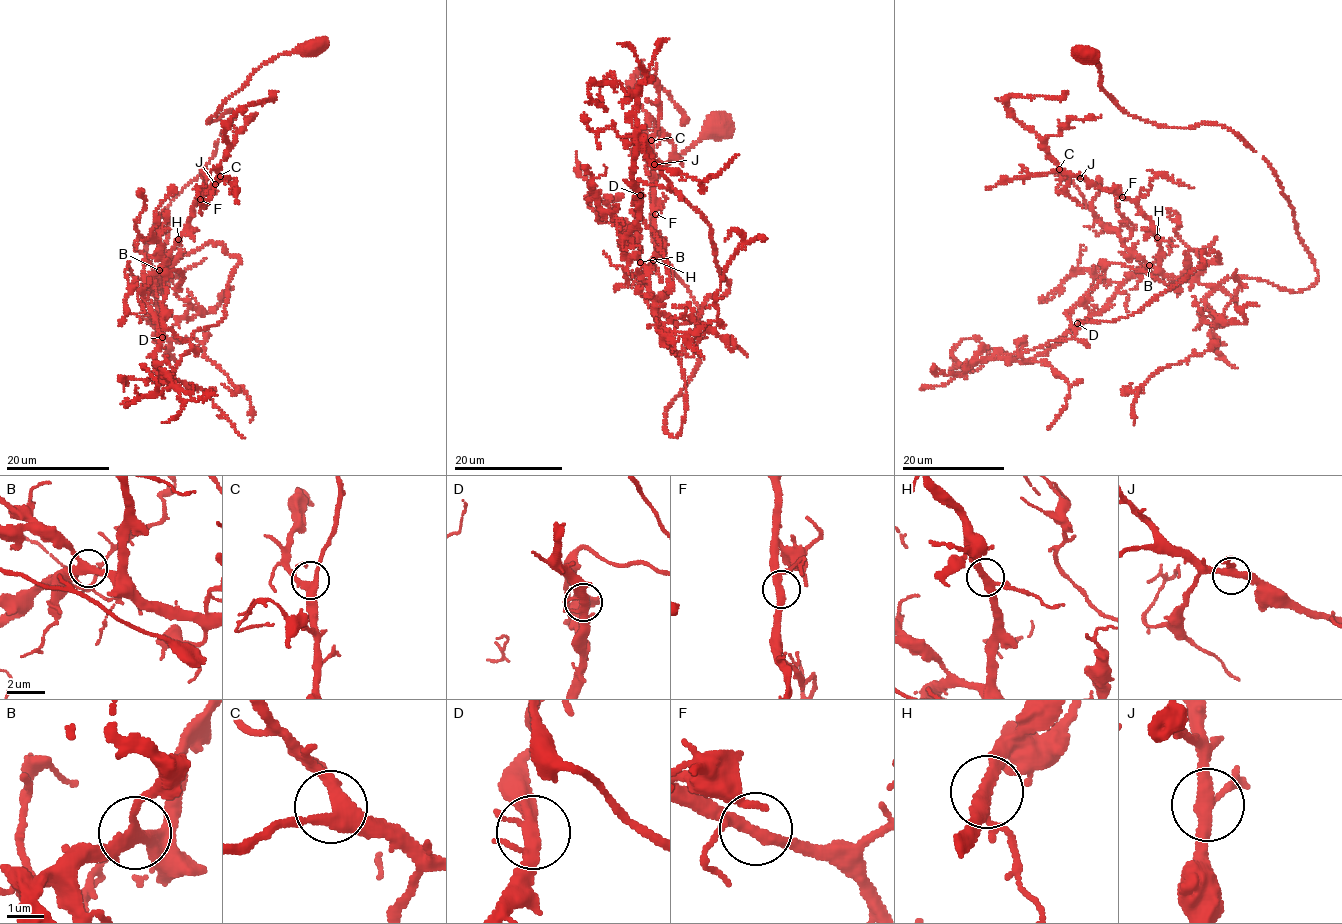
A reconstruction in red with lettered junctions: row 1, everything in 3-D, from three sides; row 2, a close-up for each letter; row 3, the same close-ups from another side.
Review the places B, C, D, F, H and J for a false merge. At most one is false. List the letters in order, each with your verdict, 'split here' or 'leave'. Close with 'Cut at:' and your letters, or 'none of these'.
B: leave
C: leave
D: leave
F: leave
H: leave
J: leave
Cut at: none of these

